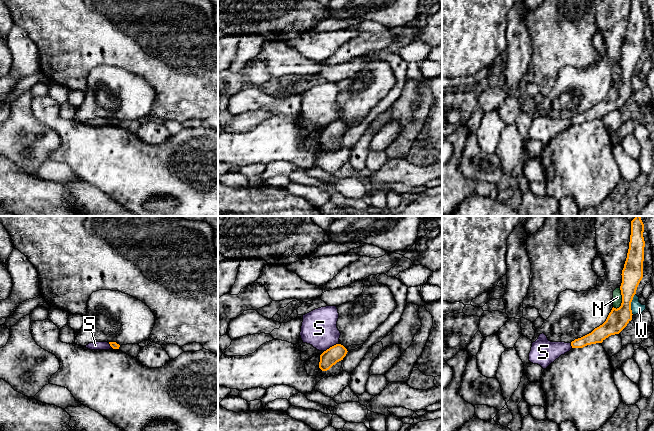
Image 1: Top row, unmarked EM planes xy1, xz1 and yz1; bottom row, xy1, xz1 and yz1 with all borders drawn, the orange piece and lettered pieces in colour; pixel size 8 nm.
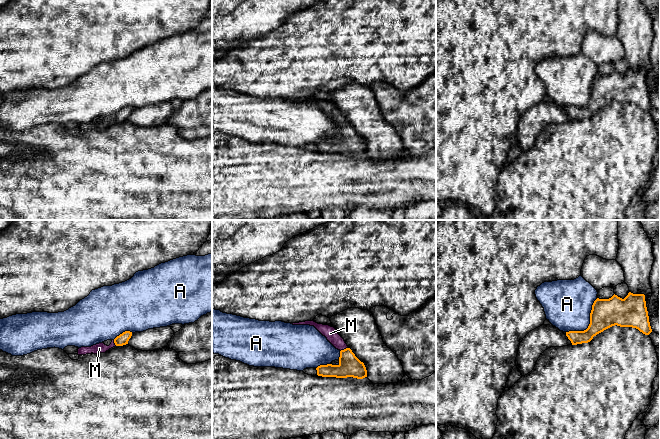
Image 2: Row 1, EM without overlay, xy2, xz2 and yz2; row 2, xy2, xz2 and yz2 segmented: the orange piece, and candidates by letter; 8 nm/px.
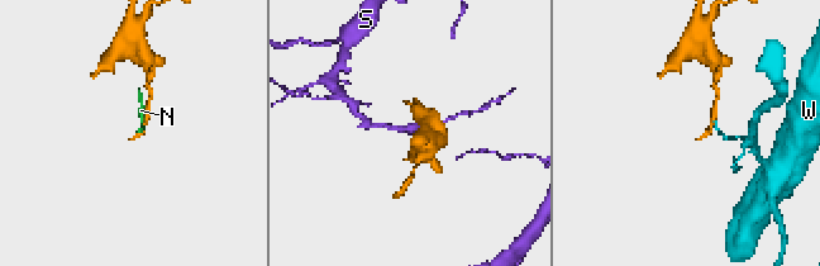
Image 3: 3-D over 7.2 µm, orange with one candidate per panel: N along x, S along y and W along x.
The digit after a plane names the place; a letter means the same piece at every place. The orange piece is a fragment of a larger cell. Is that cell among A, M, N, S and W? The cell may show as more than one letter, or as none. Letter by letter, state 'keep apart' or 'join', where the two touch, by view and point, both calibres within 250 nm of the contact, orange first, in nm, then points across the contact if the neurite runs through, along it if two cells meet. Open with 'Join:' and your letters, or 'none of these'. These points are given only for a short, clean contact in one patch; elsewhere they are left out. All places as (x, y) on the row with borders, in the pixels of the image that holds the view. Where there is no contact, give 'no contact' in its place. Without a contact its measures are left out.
Join: M
A: keep apart; meets orange in yz2 at (590, 323); 240 nm thick on the orange side, 380 nm on the other
M: join; meets orange in xz2 at (344, 349); 180 nm thick on the orange side, 100 nm on the other
N: keep apart; meets orange in yz1 at (622, 299); 170 nm thick on the orange side, 80 nm on the other
S: keep apart; meets orange in xz1 at (332, 346); 140 nm thick on the orange side, 280 nm on the other; border along xz1 (338, 343), (324, 351)
W: keep apart; meets orange in yz1 at (630, 304); 170 nm thick on the orange side, 90 nm on the other; border along yz1 (635, 293), (631, 302), (632, 314)

